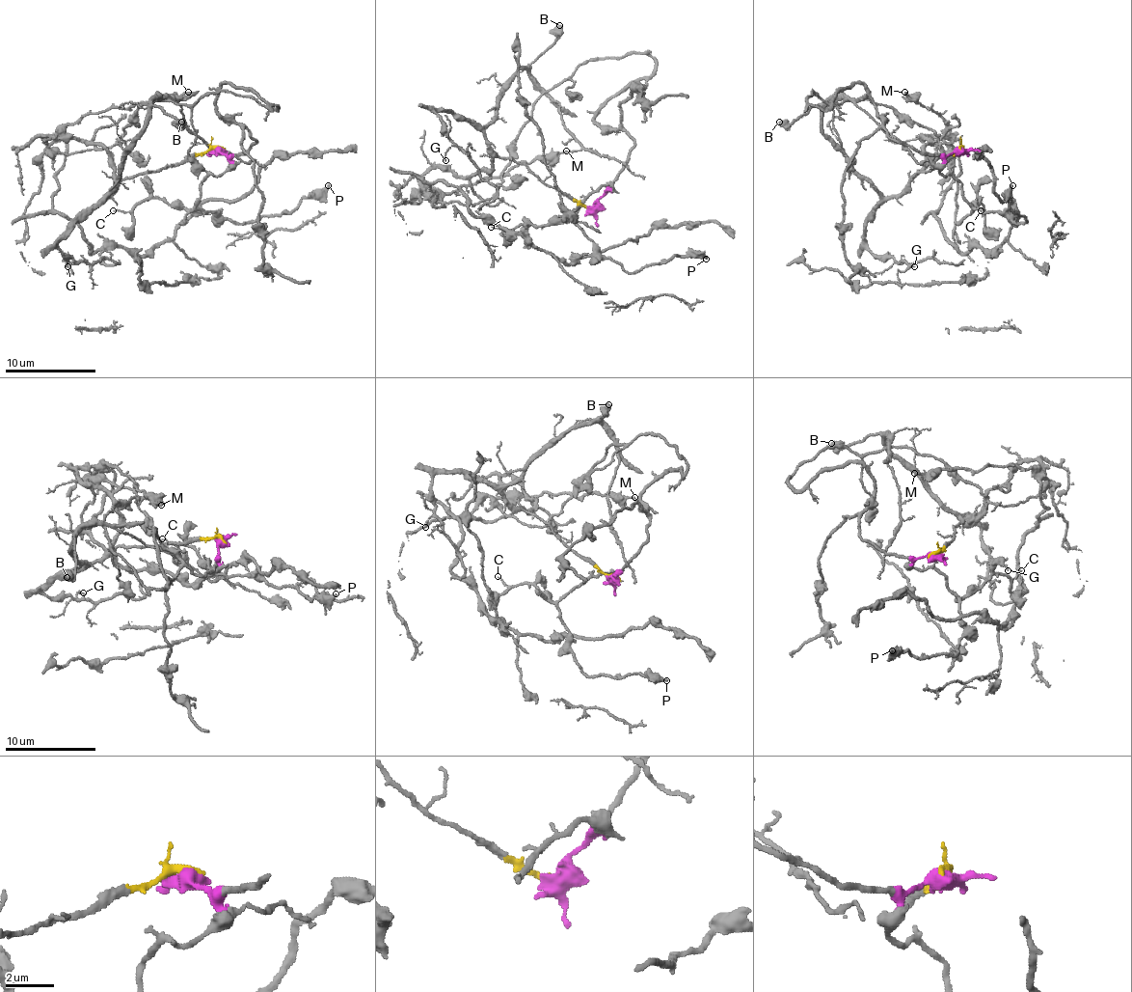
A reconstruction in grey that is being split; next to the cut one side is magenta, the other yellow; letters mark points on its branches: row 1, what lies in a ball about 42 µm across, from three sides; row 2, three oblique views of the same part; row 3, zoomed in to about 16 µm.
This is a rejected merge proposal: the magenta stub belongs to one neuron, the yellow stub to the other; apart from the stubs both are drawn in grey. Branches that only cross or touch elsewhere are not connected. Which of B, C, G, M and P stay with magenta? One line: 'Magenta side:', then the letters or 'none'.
Magenta side: C, P

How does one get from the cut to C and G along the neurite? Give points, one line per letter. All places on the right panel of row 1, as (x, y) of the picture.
C: (960, 149), (947, 157), (940, 169), (945, 176), (960, 185), (972, 207), (979, 199), (982, 210)
G: (960, 149), (938, 167), (917, 174), (883, 204), (865, 229), (867, 246), (878, 256), (888, 256), (915, 267)

